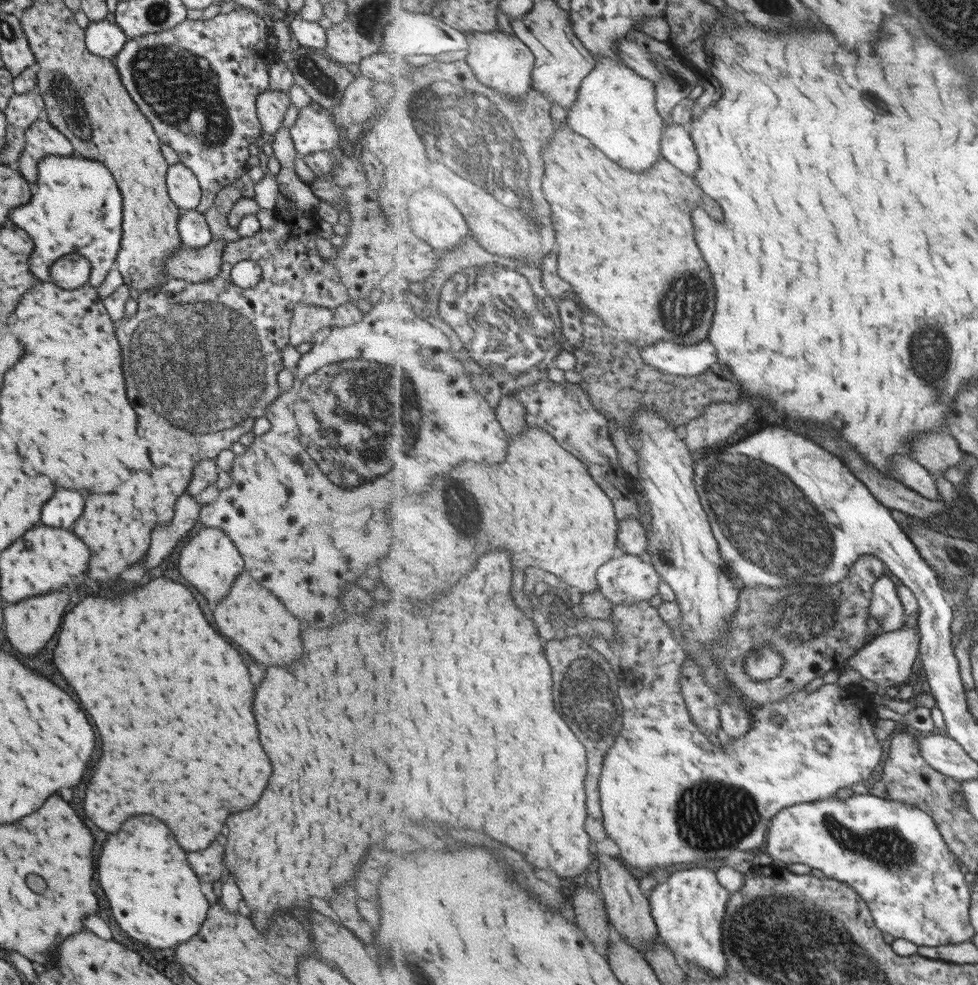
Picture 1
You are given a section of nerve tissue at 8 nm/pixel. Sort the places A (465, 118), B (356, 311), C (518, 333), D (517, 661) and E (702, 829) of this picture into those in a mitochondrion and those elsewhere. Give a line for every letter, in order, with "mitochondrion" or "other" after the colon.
A: mitochondrion
B: other
C: mitochondrion
D: other
E: mitochondrion

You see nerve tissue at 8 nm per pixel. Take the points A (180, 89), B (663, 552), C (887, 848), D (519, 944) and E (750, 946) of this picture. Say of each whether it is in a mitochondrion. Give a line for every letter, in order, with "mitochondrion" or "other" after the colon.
A: mitochondrion
B: mitochondrion
C: mitochondrion
D: other
E: mitochondrion

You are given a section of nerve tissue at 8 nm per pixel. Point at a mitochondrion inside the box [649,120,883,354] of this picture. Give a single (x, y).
(682, 315)

